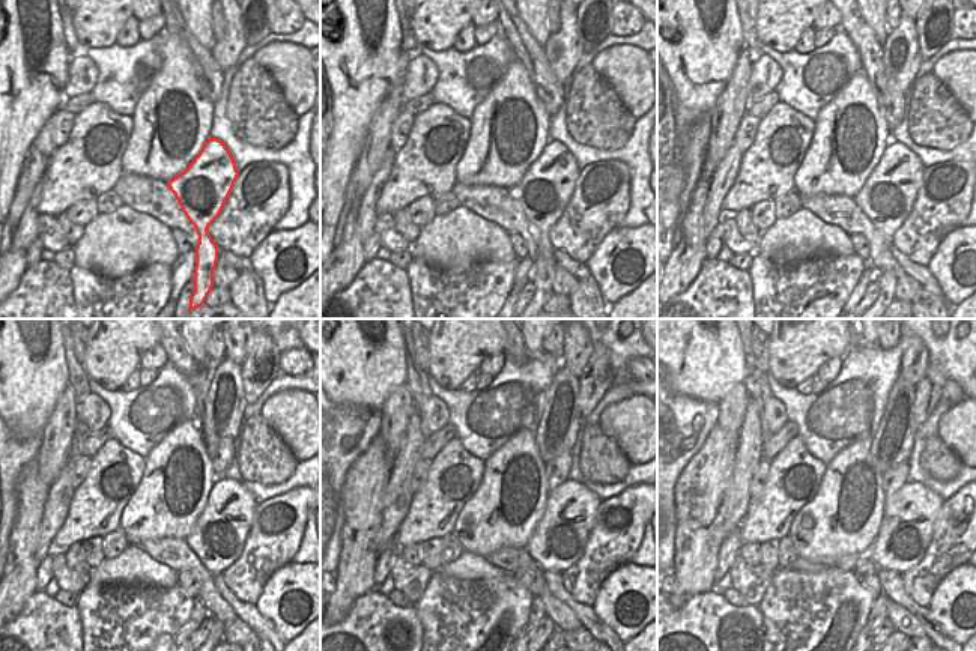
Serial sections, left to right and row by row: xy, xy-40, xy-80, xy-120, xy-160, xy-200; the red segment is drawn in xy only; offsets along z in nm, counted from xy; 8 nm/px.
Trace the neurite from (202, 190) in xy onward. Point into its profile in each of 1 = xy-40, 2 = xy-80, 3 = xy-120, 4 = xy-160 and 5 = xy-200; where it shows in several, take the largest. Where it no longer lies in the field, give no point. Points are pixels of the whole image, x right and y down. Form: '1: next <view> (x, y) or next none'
1: next xy-40 (546, 188)
2: next xy-80 (888, 196)
3: next xy-120 (218, 535)
4: next xy-160 (563, 532)
5: next xy-200 (906, 531)

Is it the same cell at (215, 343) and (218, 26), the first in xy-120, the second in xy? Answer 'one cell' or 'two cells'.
one cell

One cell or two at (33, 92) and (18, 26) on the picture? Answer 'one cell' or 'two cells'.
one cell

